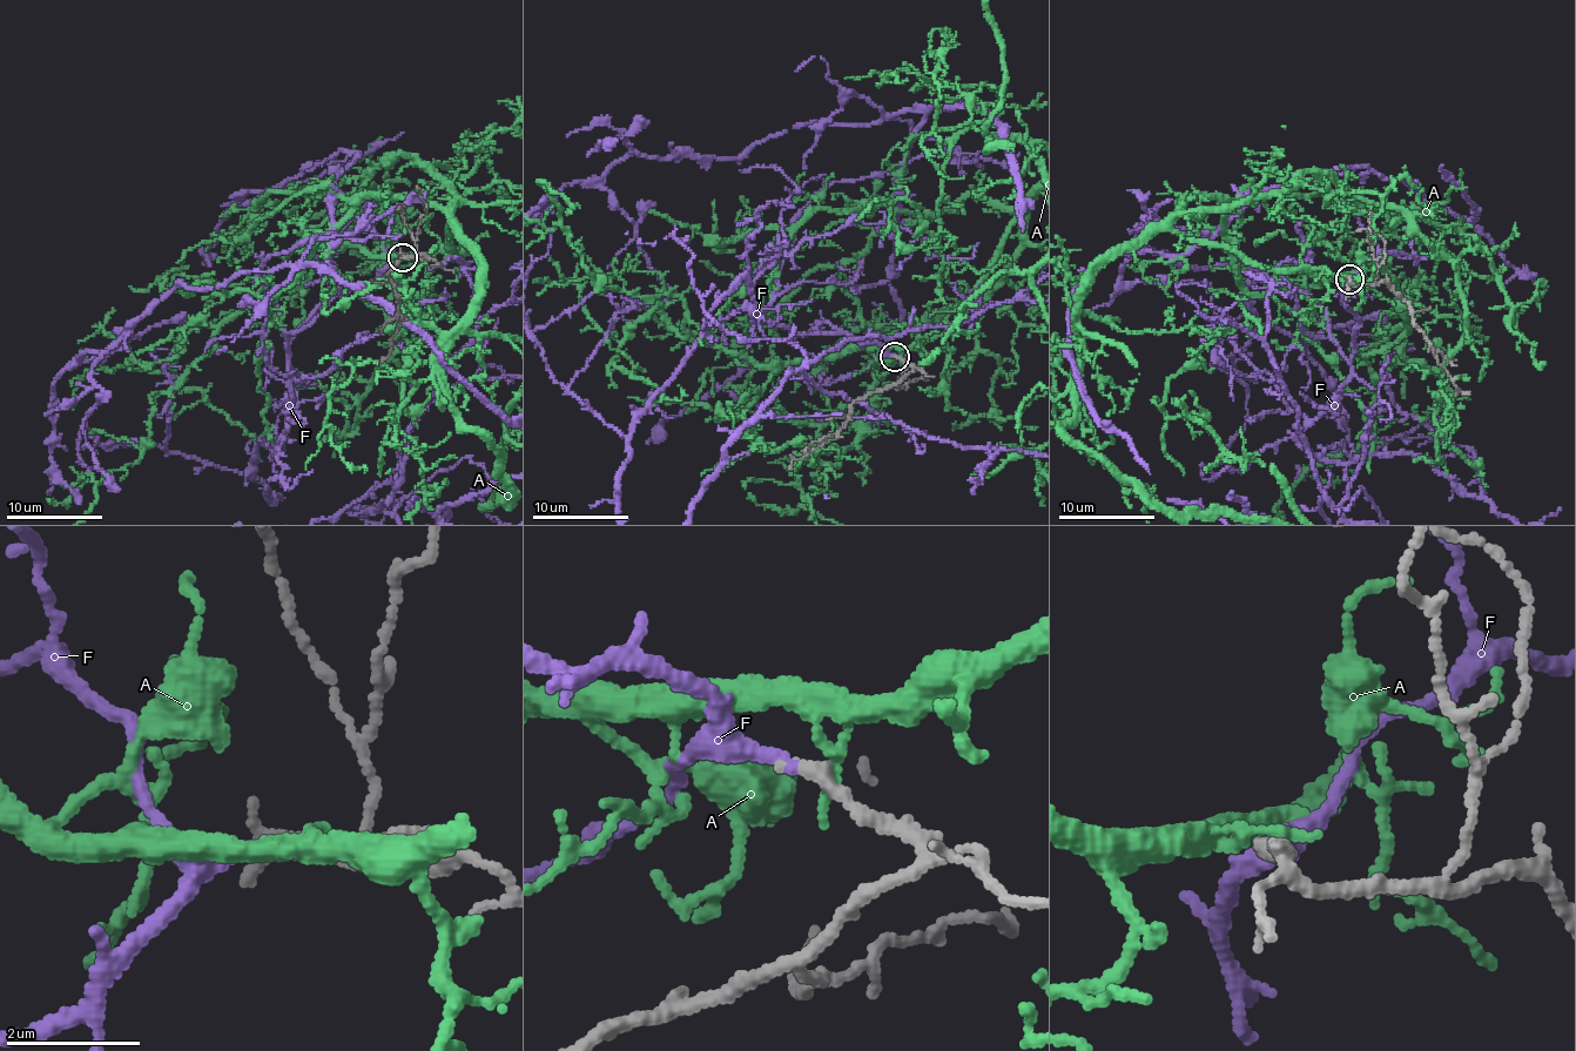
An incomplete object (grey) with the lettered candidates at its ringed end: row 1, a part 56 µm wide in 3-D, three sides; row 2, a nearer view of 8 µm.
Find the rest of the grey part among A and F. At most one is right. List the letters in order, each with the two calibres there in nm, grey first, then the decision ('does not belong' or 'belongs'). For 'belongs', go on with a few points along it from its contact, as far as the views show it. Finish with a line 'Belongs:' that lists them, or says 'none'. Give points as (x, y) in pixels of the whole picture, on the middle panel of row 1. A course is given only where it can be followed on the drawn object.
A: 240 nm thick on the grey side, 190 nm on the other; does not belong
F: 200 nm thick on the grey side, 200 nm on the other; belongs
Belongs: F

